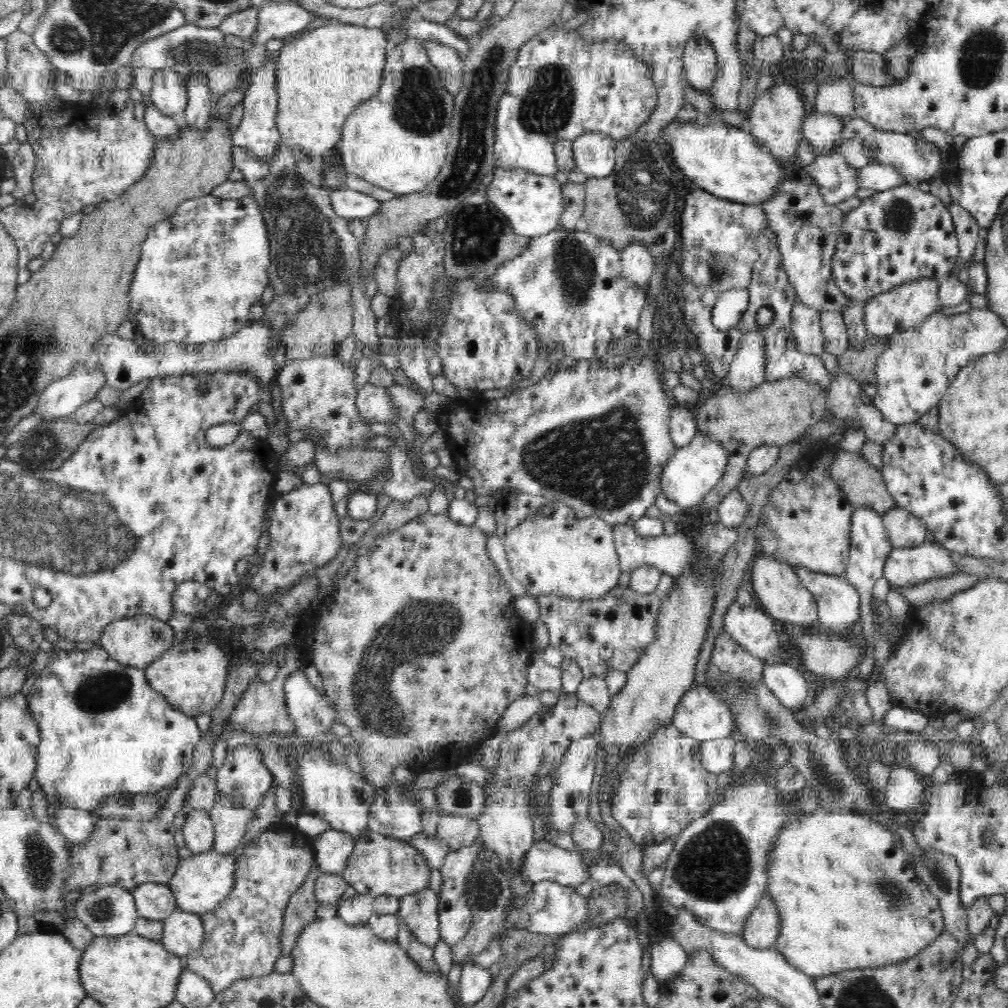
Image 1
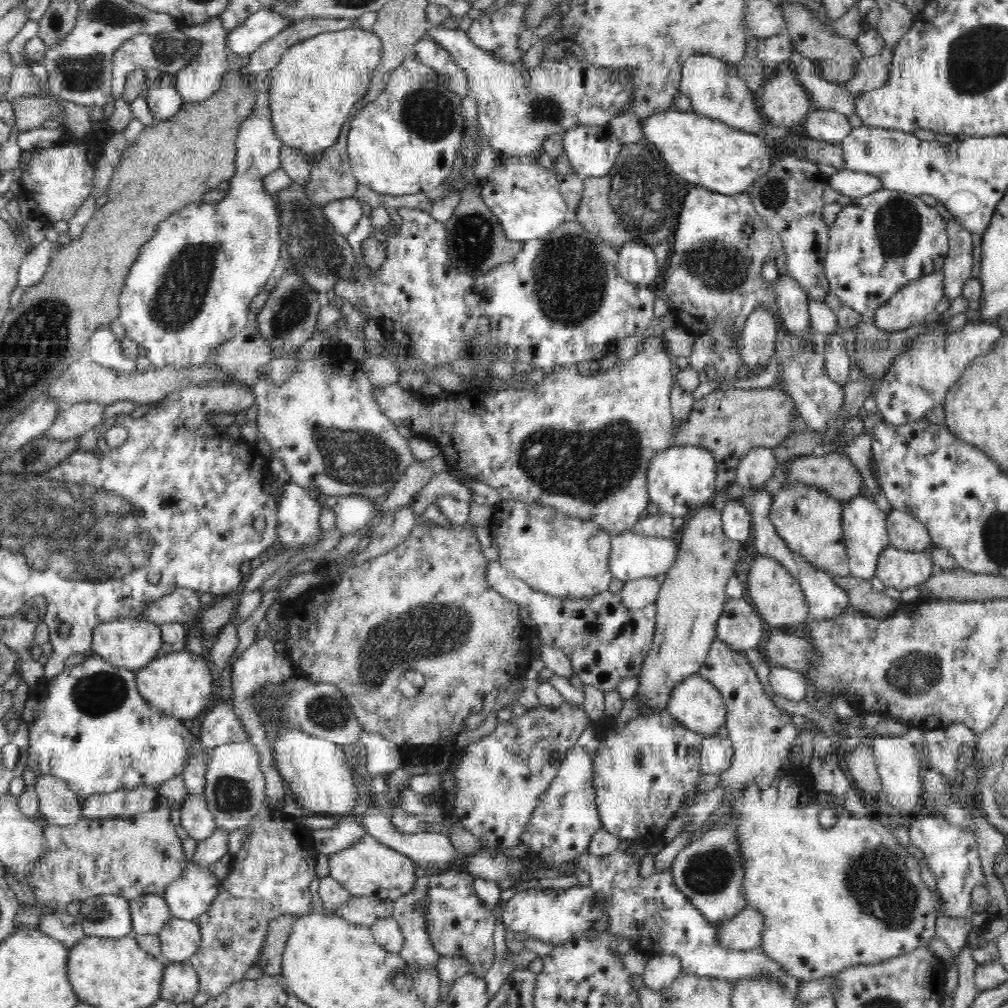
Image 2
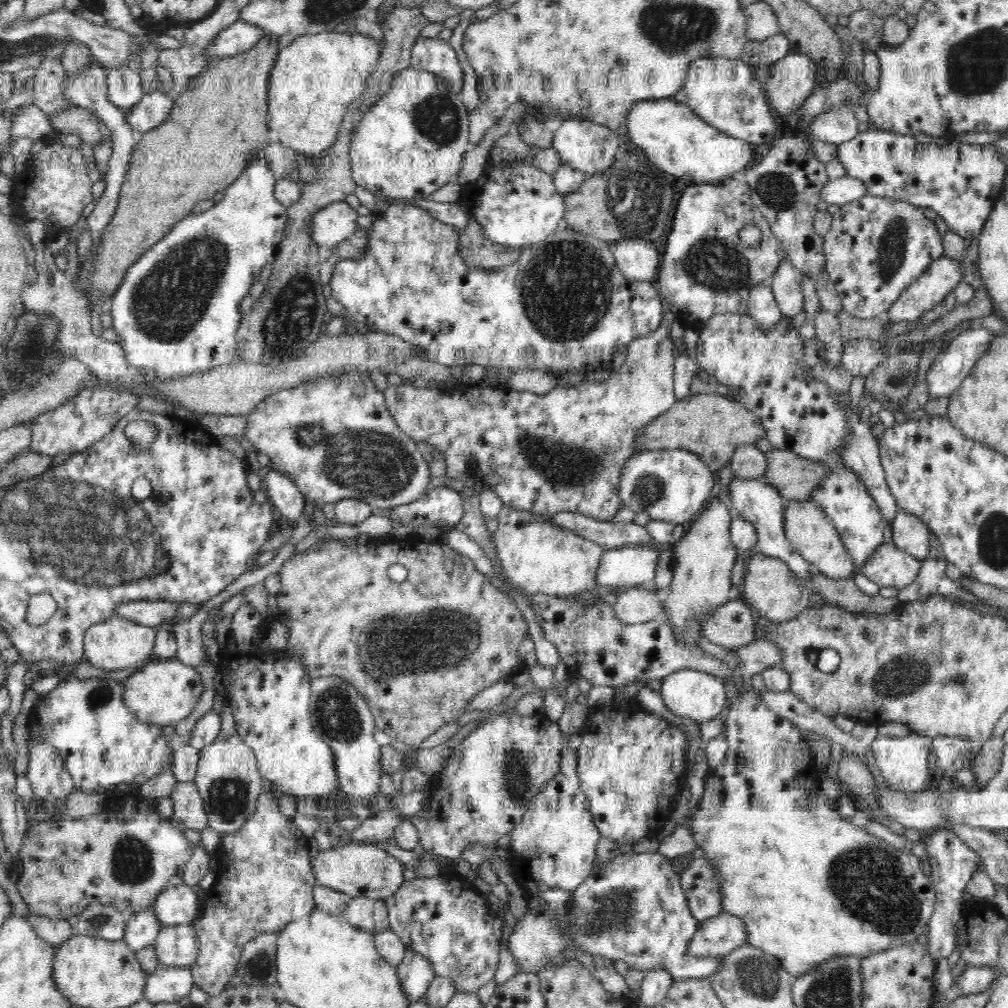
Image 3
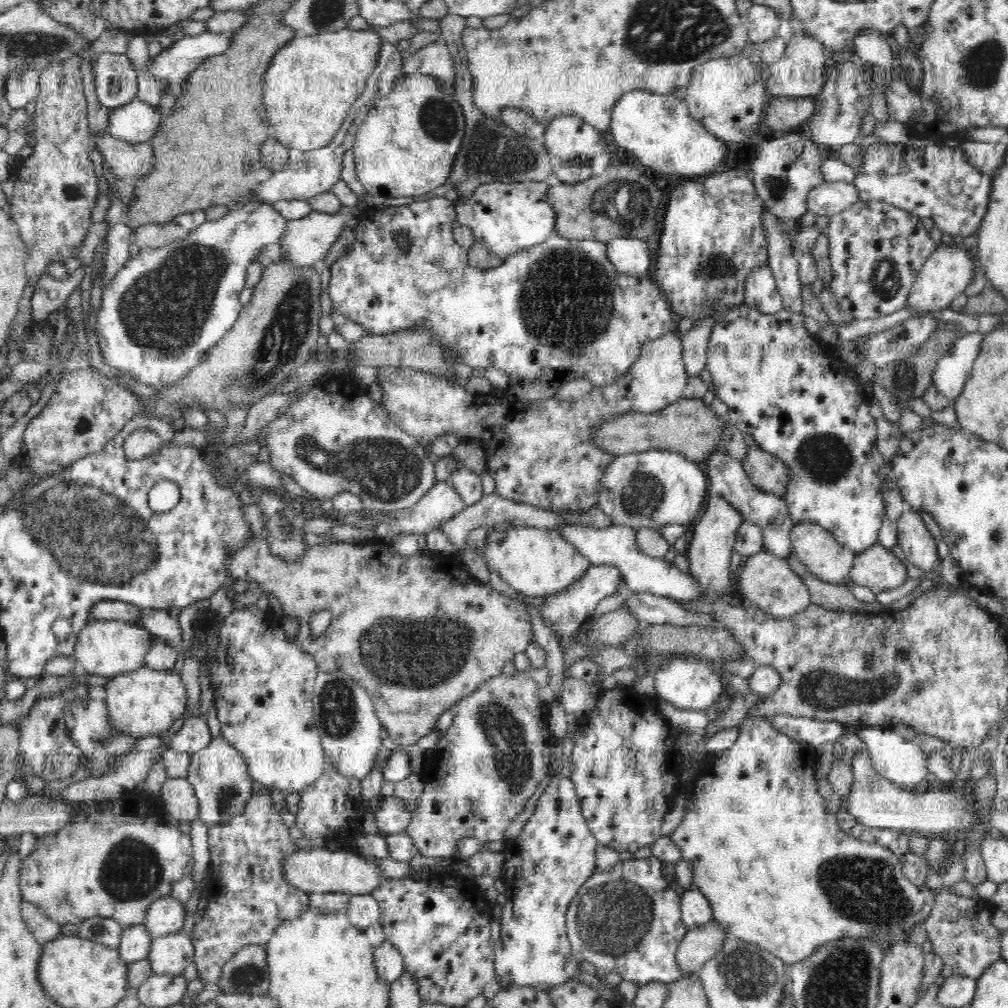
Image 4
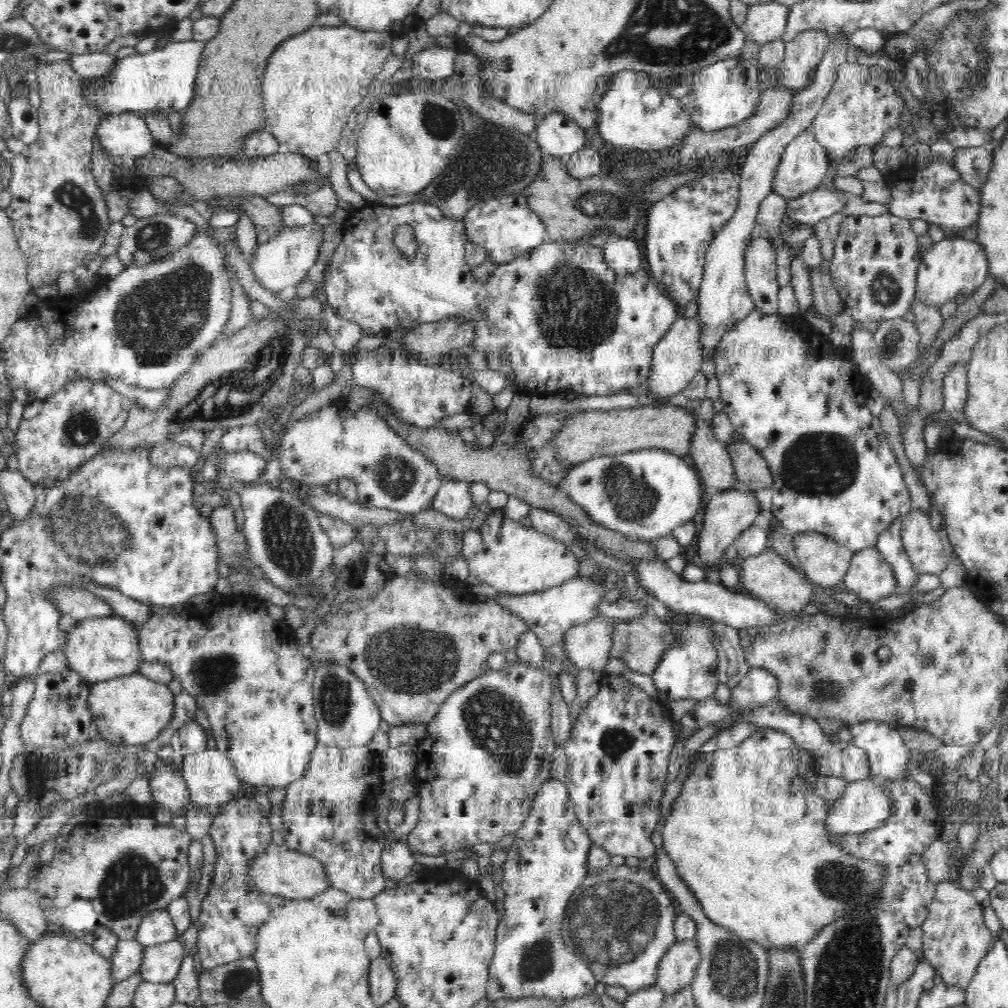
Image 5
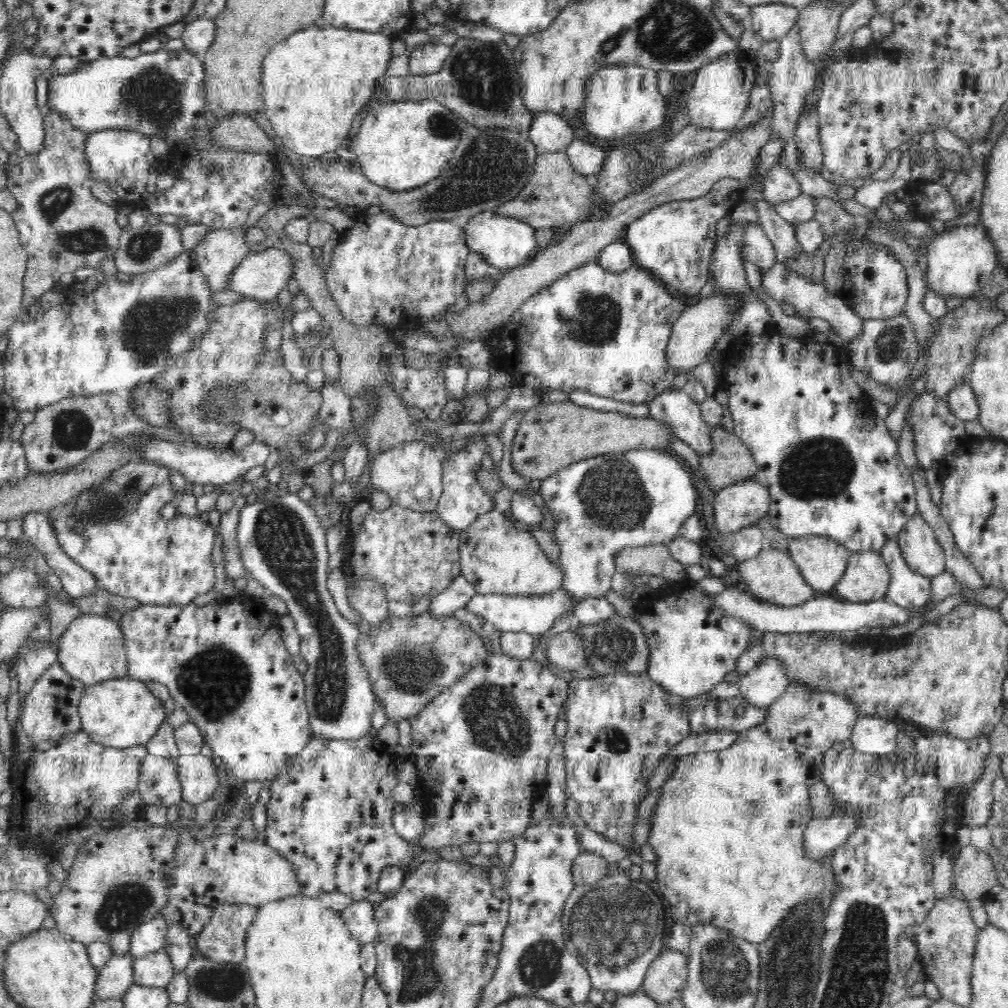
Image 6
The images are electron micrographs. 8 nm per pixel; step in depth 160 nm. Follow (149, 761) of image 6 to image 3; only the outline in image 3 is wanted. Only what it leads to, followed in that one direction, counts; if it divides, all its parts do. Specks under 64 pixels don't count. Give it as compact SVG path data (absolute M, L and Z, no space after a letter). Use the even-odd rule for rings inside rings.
M193 782L176 784L170 800L173 806L172 820L182 829L201 833L209 827L202 796Z

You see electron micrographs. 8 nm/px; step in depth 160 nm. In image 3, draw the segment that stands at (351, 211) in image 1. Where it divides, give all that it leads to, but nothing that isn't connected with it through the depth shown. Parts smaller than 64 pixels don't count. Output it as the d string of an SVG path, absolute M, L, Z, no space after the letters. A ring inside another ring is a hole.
M336 201L311 216L311 241L332 249L358 228L358 213L347 202Z

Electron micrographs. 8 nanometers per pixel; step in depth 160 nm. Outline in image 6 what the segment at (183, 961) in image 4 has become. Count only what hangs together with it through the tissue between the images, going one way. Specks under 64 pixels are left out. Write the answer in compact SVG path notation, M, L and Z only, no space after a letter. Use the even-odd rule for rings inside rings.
M163 949L135 958L132 962L133 984L144 987L165 988L174 978L175 968Z

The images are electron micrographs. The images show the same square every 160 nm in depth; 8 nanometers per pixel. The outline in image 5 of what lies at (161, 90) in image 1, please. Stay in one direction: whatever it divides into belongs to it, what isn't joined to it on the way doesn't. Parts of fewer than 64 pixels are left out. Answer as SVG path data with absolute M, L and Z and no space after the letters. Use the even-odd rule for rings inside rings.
M137 112L114 114L110 117L104 117L96 129L95 136L97 136L102 150L108 154L113 166L113 178L117 190L124 190L124 188L134 190L140 186L144 188L150 186L150 180L136 171L136 160L150 154L152 148L156 146L144 119L145 117Z

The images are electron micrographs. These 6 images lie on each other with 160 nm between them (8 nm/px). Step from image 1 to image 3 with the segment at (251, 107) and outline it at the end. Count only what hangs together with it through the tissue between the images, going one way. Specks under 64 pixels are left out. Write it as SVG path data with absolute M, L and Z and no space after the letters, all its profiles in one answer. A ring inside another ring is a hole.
M262 148L260 152L254 156L254 160L245 166L242 174L226 187L224 190L224 198L216 203L210 210L200 212L200 214L188 214L188 216L178 220L176 224L170 228L170 232L145 250L138 260L128 270L122 279L122 284L117 292L112 296L110 314L113 319L112 328L116 333L116 343L123 349L125 360L128 365L135 367L140 371L153 370L156 377L160 379L168 378L184 378L192 374L200 374L208 372L219 365L226 365L237 361L237 344L235 338L238 334L238 328L242 321L242 312L240 304L242 300L249 294L250 288L254 281L259 280L260 271L265 264L274 262L279 242L284 236L284 230L288 224L288 208L286 208L274 196L274 184L276 177L268 168L267 160L263 154Z

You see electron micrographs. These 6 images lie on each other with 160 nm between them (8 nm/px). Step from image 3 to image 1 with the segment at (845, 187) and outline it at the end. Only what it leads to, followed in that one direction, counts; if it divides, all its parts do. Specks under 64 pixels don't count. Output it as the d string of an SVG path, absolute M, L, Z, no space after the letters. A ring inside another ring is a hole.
M868 163L857 170L856 176L859 188L883 191L903 184L898 170L889 164Z

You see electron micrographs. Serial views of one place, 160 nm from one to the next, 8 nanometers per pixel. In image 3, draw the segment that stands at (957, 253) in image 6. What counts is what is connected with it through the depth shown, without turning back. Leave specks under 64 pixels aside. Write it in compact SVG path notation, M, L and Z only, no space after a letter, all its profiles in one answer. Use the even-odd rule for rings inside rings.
M946 256L934 260L889 308L887 316L890 323L920 319L940 305L946 296L955 293L960 280L963 280L960 261Z

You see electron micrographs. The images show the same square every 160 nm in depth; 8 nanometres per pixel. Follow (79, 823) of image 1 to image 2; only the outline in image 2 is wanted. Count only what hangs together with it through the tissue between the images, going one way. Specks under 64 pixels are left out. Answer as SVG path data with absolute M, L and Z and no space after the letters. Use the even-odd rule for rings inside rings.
M37 776L34 791L38 795L39 814L56 826L76 826L82 818L79 799L64 780Z

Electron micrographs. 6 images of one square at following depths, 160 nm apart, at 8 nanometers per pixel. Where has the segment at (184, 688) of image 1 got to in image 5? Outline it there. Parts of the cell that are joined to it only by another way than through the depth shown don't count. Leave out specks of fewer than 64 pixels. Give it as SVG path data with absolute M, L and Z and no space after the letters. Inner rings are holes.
M139 672L93 683L87 703L93 729L109 744L145 745L157 738L170 722L174 697L168 685L146 678Z

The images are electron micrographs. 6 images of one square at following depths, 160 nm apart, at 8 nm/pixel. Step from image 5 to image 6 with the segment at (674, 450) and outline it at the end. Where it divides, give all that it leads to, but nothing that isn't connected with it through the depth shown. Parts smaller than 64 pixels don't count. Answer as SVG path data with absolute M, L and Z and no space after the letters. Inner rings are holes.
M540 401L520 416L516 438L511 445L511 466L518 476L541 480L569 464L606 452L632 448L664 448L674 433L666 423L652 418L632 418L619 412L584 408L570 401Z

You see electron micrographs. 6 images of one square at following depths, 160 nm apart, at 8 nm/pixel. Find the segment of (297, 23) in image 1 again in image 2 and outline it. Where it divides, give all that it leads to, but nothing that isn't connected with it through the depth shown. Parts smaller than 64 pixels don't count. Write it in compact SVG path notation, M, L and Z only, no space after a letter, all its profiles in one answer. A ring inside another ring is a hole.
M261 7L258 12L251 14L238 28L227 31L227 46L230 52L240 57L248 57L256 52L260 45L273 36L279 35L290 26L285 16Z

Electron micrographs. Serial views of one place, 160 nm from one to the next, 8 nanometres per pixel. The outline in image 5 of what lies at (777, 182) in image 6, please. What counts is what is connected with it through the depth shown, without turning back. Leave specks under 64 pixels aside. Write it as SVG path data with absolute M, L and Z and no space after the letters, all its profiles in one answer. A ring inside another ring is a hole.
M770 191L760 203L758 216L756 216L756 224L760 226L761 232L765 234L766 239L769 238L768 241L774 247L780 241L779 232L784 224L782 218L786 212L786 203L784 196L776 191Z

